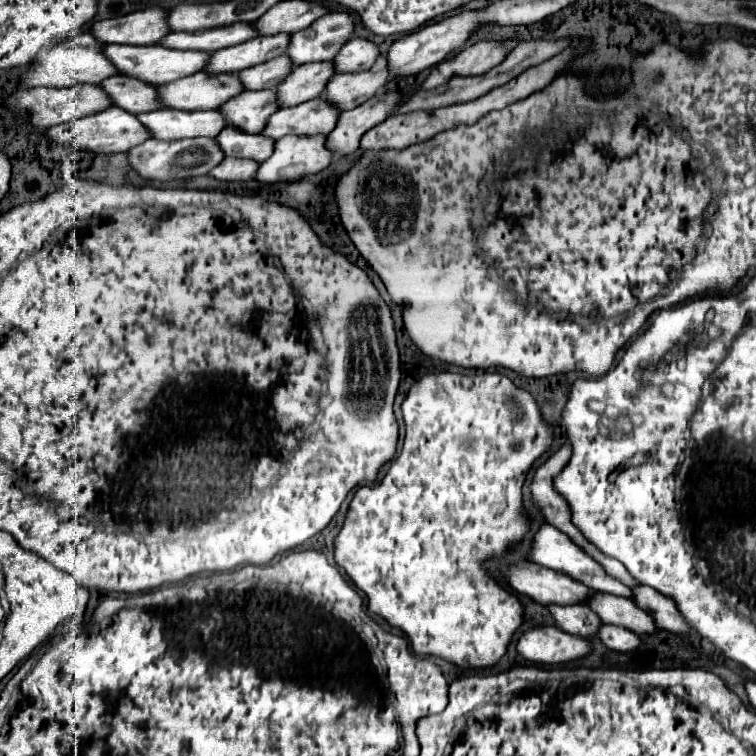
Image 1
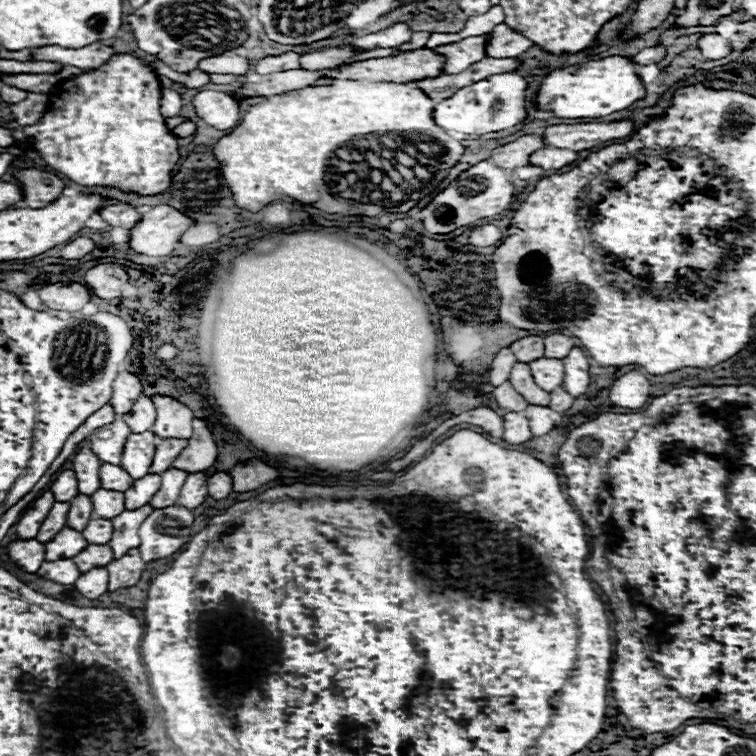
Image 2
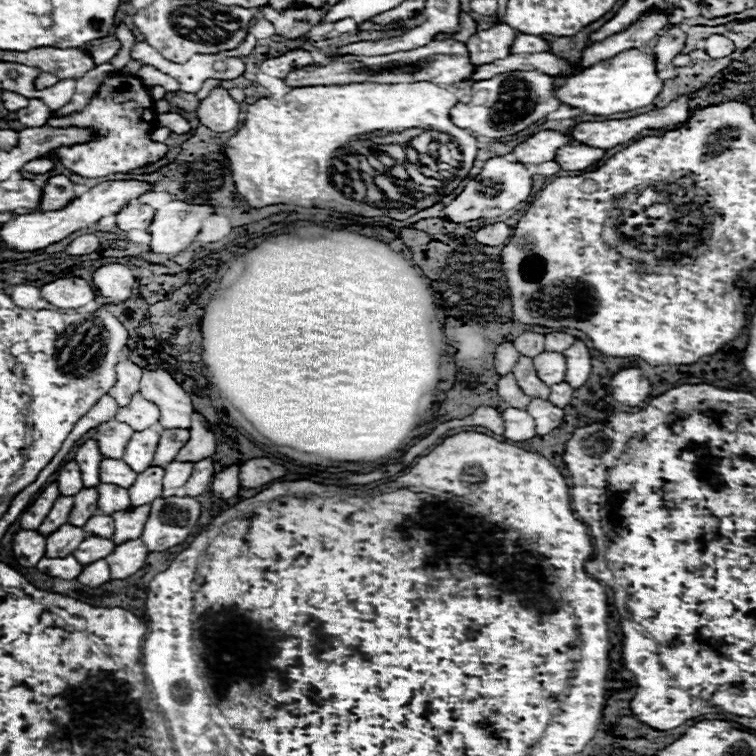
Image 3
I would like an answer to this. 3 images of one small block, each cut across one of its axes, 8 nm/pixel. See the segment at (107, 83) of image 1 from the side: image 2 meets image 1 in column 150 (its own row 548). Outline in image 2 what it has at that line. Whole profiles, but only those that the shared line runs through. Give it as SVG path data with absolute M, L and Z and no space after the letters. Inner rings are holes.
M86 546L76 558L72 558L80 572L88 572L92 568L102 568L108 566L114 560L114 554L110 546Z

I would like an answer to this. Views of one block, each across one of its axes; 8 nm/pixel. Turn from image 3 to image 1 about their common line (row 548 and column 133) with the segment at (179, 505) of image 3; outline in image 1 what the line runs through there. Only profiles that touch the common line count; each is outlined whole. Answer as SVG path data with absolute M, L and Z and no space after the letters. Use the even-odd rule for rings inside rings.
M152 138L134 146L128 154L130 154L132 168L140 176L150 178L150 180L160 180L160 182L204 176L226 158L226 154L218 148L218 142L214 142L212 138L184 138L184 140L174 140L174 142Z

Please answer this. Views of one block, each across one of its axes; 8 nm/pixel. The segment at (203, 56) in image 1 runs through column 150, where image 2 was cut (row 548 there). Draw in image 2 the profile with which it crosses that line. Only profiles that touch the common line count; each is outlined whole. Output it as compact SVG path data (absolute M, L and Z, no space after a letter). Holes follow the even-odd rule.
M60 530L60 534L56 534L56 538L52 538L52 542L48 542L46 546L46 560L54 562L60 558L74 558L78 552L82 552L88 544L84 542L82 534L76 534L76 530Z

